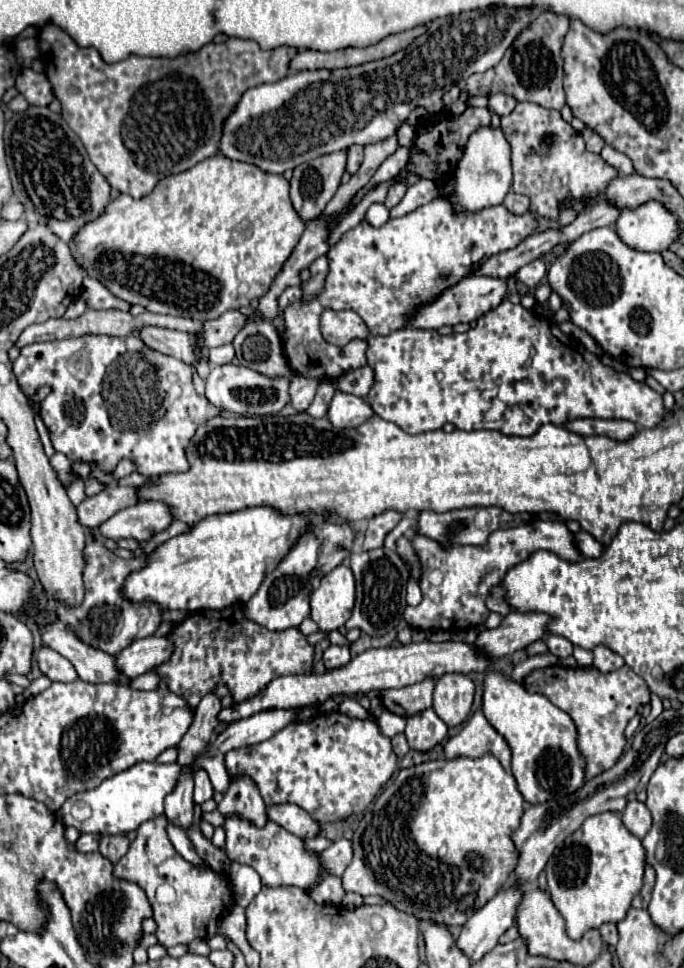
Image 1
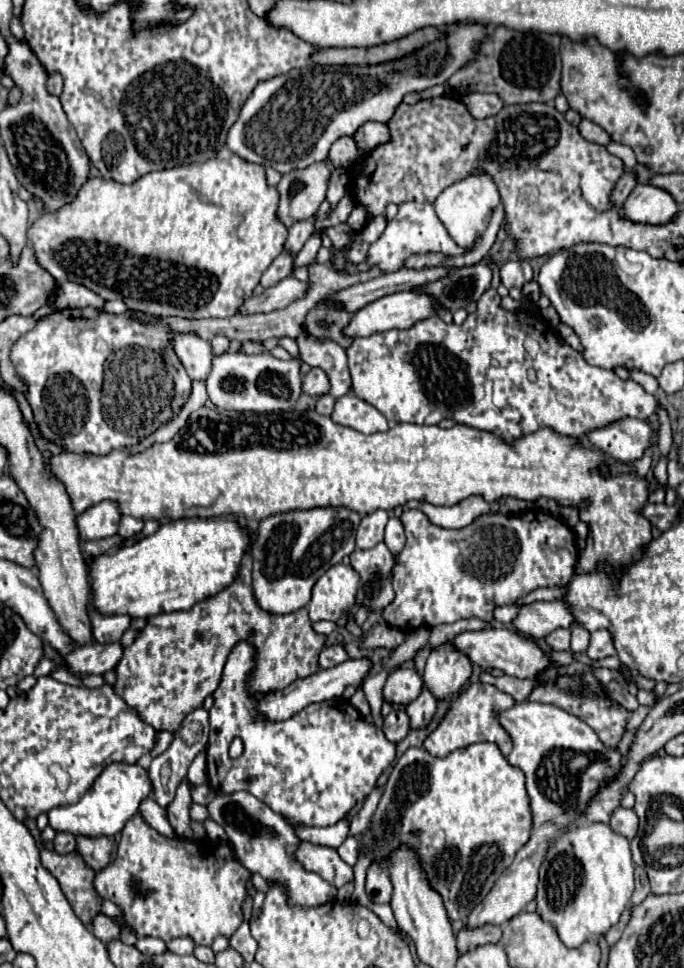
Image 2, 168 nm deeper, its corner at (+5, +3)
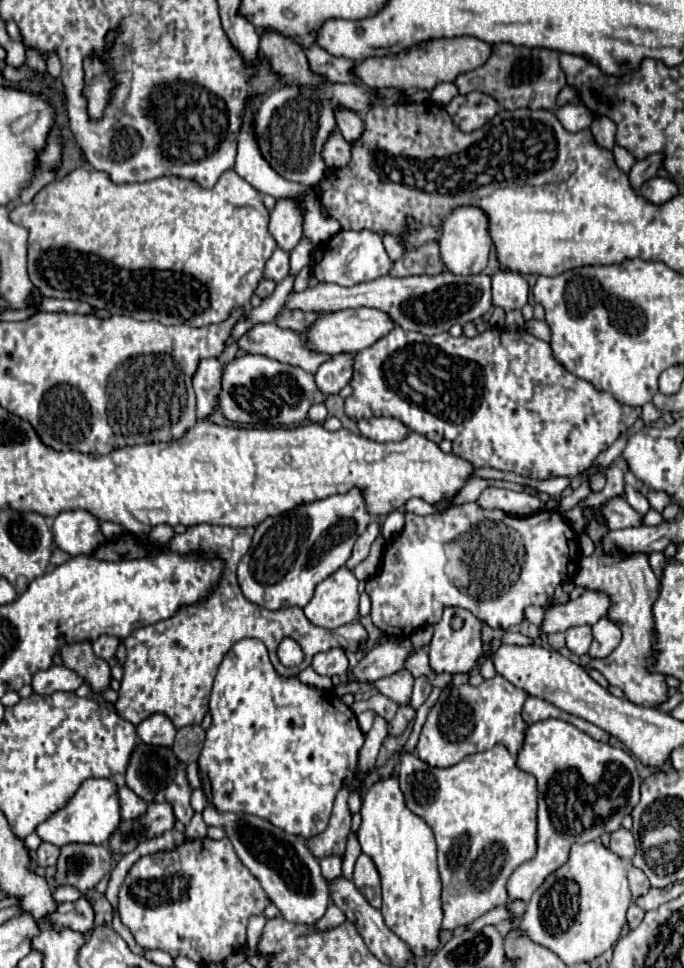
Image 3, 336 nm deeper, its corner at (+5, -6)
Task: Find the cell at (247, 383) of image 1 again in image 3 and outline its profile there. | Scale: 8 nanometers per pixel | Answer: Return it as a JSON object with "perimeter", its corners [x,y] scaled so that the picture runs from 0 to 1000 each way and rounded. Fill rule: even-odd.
{"perimeter":[[[357,366],[354,370],[339,372],[327,380],[319,419],[336,436],[406,442],[406,440],[444,436],[450,432],[453,419],[468,417],[474,413],[477,409],[462,399],[459,386],[436,378],[412,376],[406,372],[398,372],[380,366]],[[406,388],[409,388],[409,403],[406,403]]]}

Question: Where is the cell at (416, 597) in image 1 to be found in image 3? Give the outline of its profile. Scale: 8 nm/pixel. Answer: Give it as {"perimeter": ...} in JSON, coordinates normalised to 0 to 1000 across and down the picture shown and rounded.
{"perimeter":[[[576,527],[567,531],[561,543],[558,543],[558,554],[564,558],[573,558],[579,552],[585,552],[585,548],[591,545],[591,531],[585,527]]]}

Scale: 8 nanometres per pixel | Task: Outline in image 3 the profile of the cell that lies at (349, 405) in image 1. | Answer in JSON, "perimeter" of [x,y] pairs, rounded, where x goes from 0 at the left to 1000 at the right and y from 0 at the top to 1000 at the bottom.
{"perimeter":[[[573,430],[526,434],[523,442],[526,442],[529,450],[550,455],[550,457],[585,457],[599,448],[599,442]]]}

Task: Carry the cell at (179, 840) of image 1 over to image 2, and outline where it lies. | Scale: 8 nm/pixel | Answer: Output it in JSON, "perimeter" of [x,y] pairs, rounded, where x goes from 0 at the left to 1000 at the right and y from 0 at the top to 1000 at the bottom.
{"perimeter":[[[216,823],[216,827],[211,827],[211,832],[205,832],[205,842],[216,848],[216,852],[222,852],[234,863],[246,865],[246,867],[254,867],[257,861],[254,856],[249,854],[246,850],[246,844],[243,844],[243,836],[237,836],[234,832],[228,832],[228,827],[222,823]]]}

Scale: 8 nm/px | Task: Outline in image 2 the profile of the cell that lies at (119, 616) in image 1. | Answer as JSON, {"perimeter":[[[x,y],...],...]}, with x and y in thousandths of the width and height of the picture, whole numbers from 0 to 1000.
{"perimeter":[[[135,623],[129,625],[129,635],[132,635],[132,644],[135,644],[137,662],[149,664],[149,666],[175,662],[175,658],[193,644],[190,635],[149,635]]]}

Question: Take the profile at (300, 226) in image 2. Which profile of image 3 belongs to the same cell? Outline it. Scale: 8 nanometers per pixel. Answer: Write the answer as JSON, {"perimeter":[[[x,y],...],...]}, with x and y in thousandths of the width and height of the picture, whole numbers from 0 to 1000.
{"perimeter":[[[404,256],[386,275],[386,287],[409,291],[421,285],[421,260]]]}

